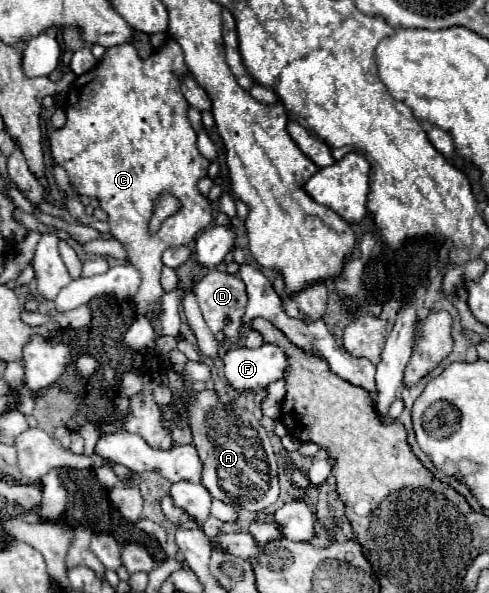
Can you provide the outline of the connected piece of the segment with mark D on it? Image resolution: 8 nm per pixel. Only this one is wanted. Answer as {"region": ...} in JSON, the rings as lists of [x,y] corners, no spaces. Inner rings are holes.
{"region":[[[211,269],[203,279],[199,279],[195,283],[193,293],[197,297],[197,303],[201,307],[201,315],[203,315],[205,323],[209,325],[209,329],[213,333],[223,333],[223,337],[229,341],[237,341],[239,329],[241,329],[241,317],[245,313],[245,303],[247,303],[245,285],[241,283],[241,279],[237,275],[229,275],[229,273]]]}

